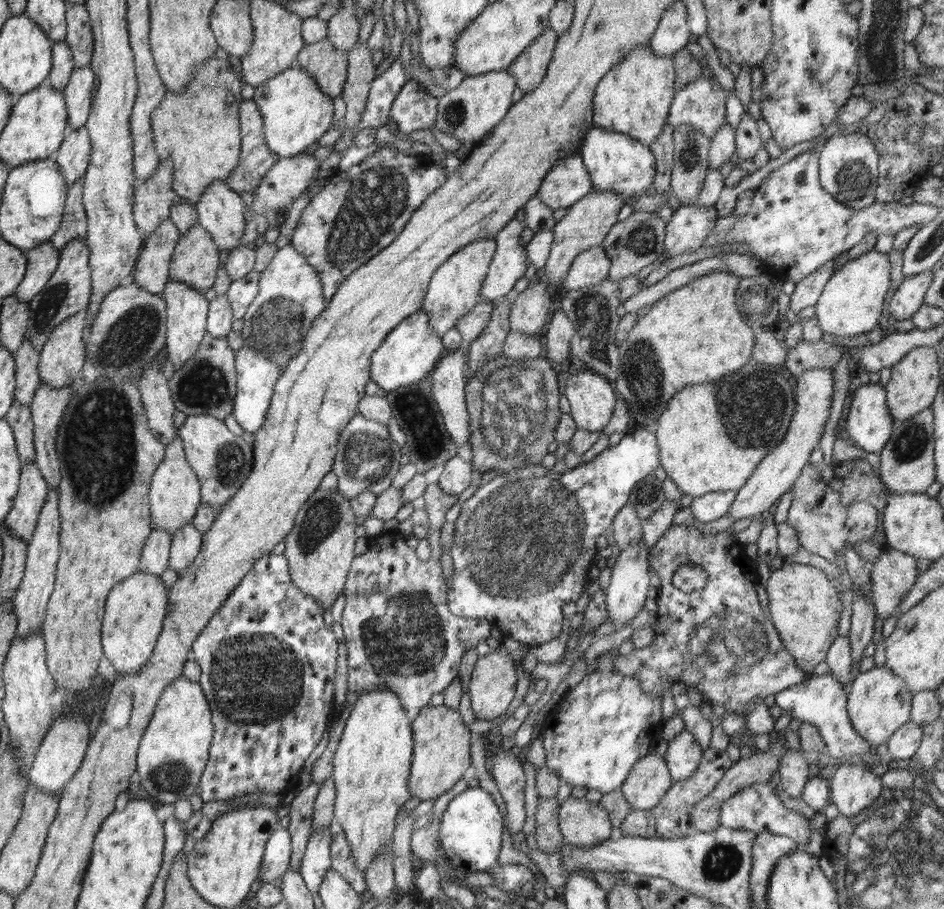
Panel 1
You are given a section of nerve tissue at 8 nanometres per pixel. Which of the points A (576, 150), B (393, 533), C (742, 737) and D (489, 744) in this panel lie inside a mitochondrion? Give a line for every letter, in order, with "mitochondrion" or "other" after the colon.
A: other
B: other
C: other
D: other

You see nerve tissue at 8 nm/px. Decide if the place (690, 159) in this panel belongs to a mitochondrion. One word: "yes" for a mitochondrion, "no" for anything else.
yes

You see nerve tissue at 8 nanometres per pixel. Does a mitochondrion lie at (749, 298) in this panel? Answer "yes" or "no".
yes

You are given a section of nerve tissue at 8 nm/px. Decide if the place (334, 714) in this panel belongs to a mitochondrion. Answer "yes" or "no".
no

